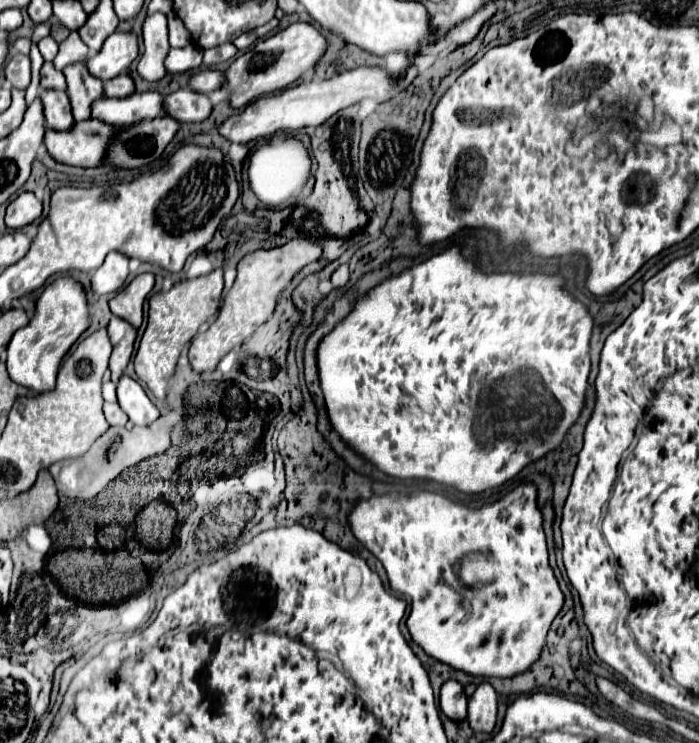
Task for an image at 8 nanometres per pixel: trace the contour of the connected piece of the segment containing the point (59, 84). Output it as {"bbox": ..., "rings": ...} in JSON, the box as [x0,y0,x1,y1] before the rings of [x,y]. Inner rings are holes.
{"bbox":[41,64,67,90],"rings":[[[43,64],[43,68],[41,68],[41,88],[43,90],[67,90],[63,72],[55,70],[53,64]]]}

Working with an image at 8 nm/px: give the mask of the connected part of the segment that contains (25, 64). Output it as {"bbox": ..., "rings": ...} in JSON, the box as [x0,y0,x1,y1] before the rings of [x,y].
{"bbox":[5,54,31,90],"rings":[[[13,54],[13,58],[9,60],[9,64],[5,66],[5,80],[17,88],[17,90],[25,90],[31,82],[31,60],[25,54]]]}

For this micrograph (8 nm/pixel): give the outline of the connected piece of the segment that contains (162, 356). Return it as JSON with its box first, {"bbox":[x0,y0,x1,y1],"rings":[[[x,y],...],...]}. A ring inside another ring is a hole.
{"bbox":[133,268,223,400],"rings":[[[217,268],[207,276],[183,280],[175,284],[169,292],[159,292],[149,298],[149,324],[139,342],[133,366],[137,378],[147,384],[147,388],[155,398],[159,400],[165,398],[167,382],[175,372],[175,364],[183,346],[191,340],[193,332],[197,332],[199,326],[205,324],[217,312],[221,290],[223,290],[223,270]]]}

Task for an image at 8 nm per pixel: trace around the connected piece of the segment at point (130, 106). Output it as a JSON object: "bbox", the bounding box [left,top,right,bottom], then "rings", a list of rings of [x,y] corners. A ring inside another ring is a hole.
{"bbox":[93,92,165,126],"rings":[[[135,92],[127,98],[105,98],[93,104],[93,118],[115,126],[131,126],[165,116],[165,96],[159,92]]]}

